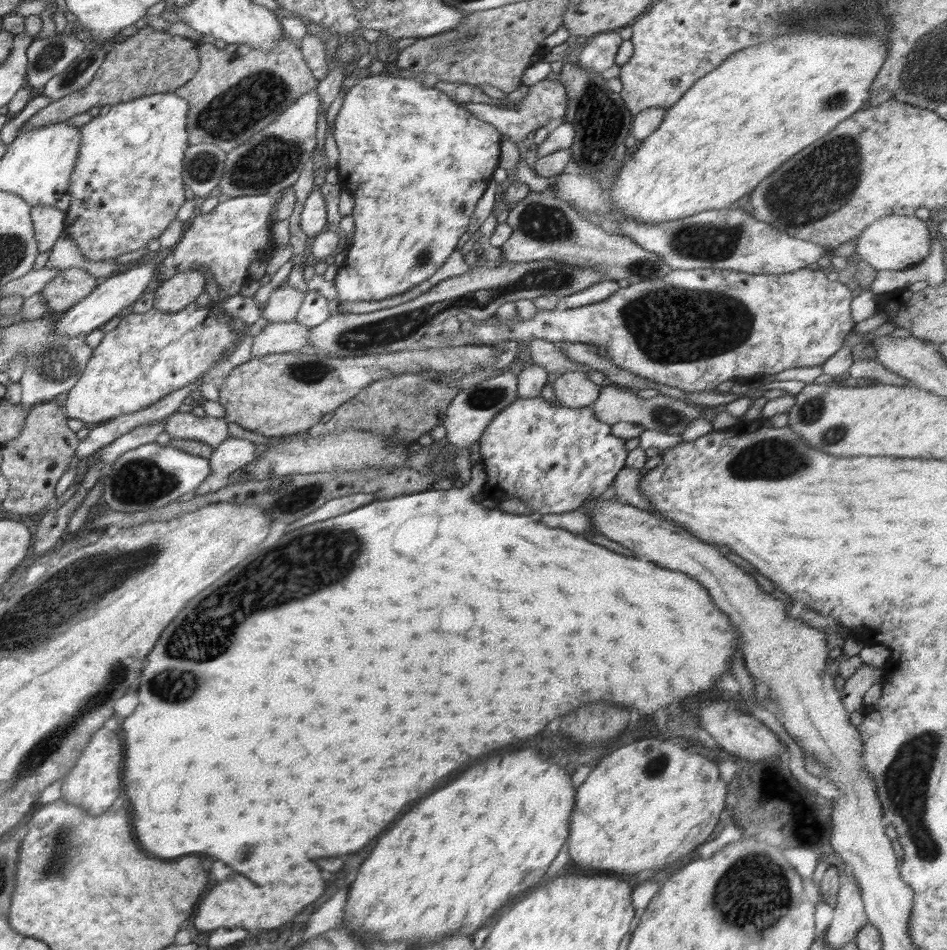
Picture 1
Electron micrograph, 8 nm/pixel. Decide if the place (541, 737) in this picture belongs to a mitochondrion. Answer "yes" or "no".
no

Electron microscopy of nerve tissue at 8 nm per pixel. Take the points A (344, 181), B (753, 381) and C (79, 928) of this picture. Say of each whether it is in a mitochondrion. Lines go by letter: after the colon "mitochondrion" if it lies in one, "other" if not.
A: other
B: other
C: other

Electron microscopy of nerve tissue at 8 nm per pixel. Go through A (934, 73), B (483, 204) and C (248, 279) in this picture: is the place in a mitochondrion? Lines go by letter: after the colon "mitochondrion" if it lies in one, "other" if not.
A: mitochondrion
B: other
C: other

